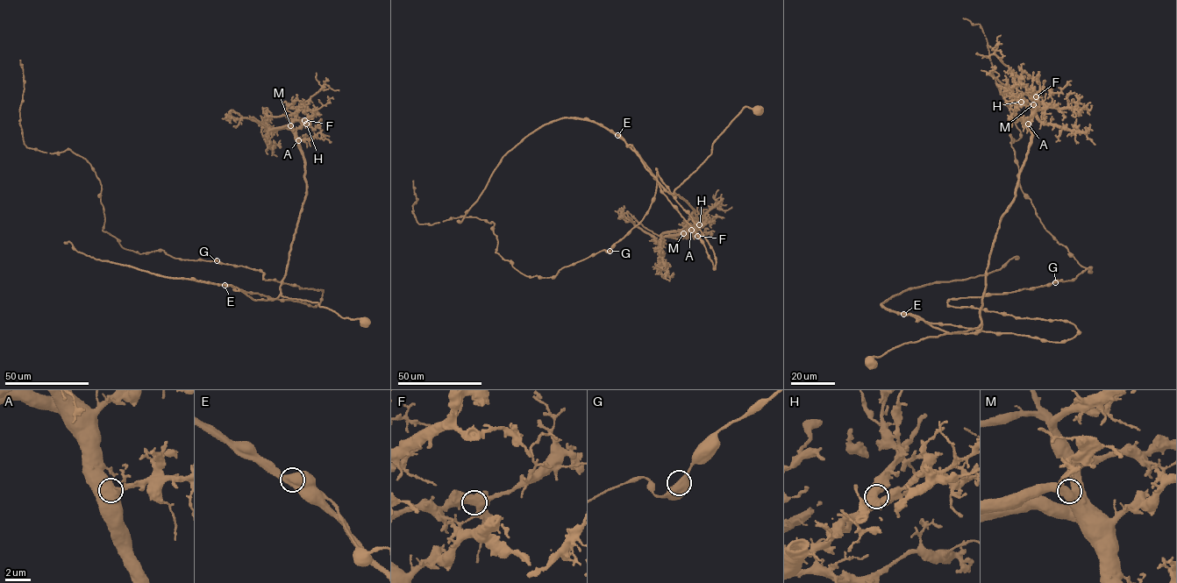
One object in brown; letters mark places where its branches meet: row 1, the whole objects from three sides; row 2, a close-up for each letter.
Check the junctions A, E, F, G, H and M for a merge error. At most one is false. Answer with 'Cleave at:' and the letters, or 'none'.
Cleave at: E

